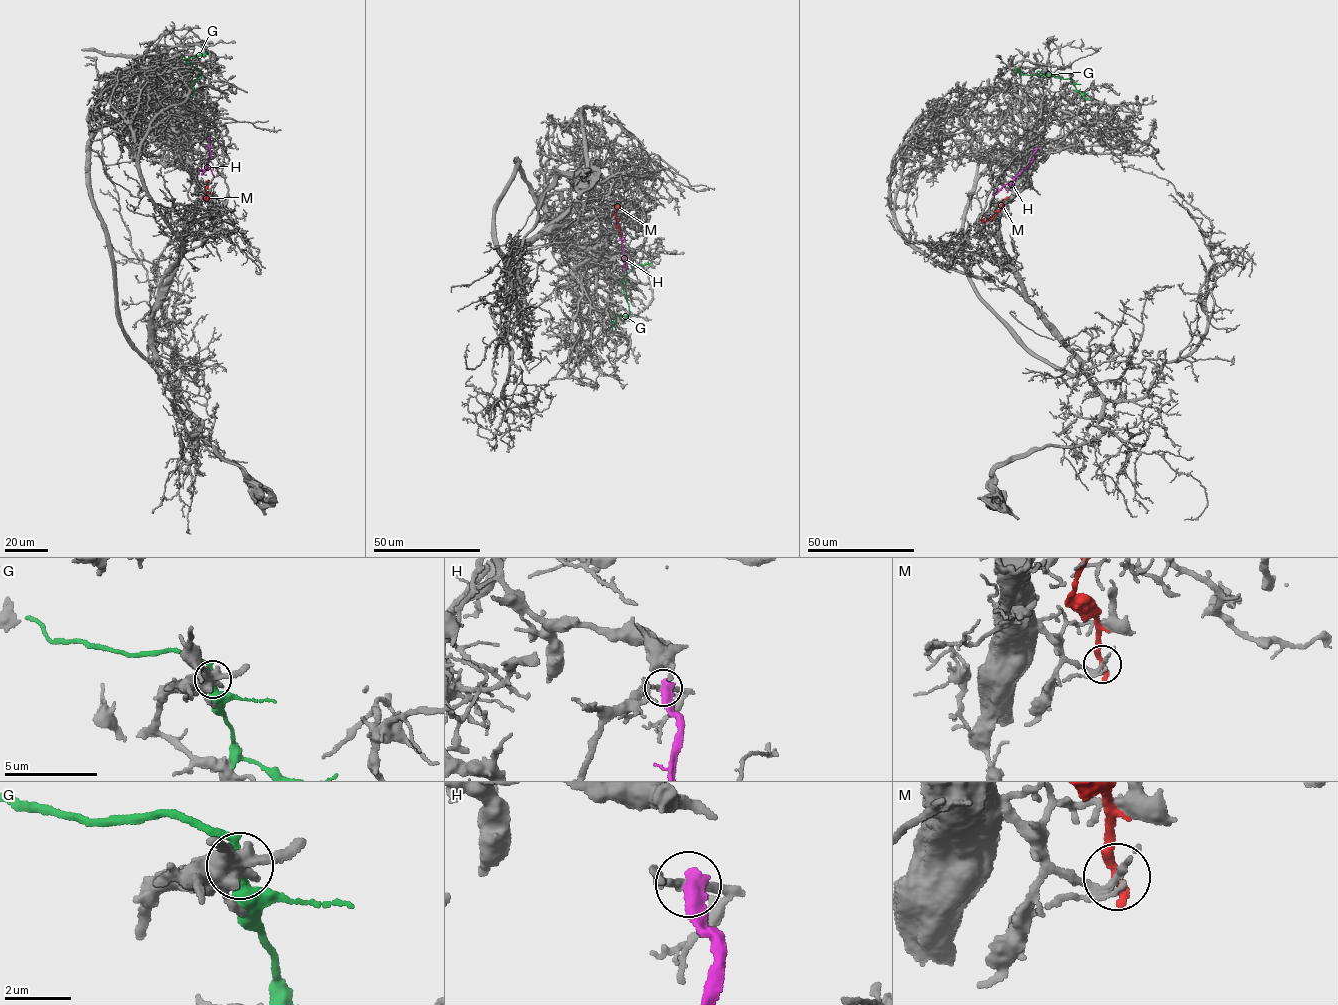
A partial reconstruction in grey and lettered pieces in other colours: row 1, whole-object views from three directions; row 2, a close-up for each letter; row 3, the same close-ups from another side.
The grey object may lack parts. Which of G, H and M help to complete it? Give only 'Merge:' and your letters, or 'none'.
Merge: none

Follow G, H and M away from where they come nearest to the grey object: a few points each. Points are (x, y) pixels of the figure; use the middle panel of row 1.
G: (627, 316), (629, 306), (623, 279), (638, 264), (649, 263), (651, 267)
H: (625, 270), (617, 218)
M: (619, 232), (615, 225), (618, 207)

